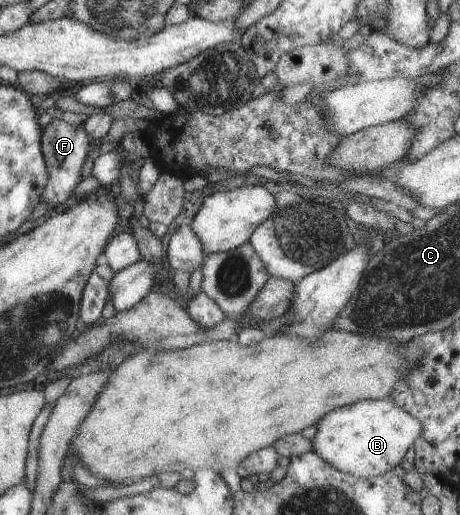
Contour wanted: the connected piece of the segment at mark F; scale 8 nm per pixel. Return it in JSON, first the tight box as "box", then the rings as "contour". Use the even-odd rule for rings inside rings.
{"box":[40,115,93,209],"contour":[[[58,115],[50,119],[50,122],[41,129],[40,147],[41,155],[46,163],[46,175],[48,181],[40,193],[41,200],[52,209],[66,201],[74,186],[81,181],[80,167],[85,160],[88,147],[93,139],[84,131],[82,124],[68,124],[62,119],[58,119]]]}

